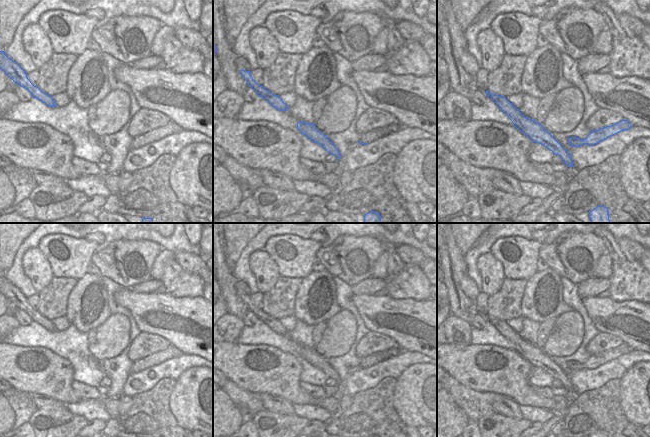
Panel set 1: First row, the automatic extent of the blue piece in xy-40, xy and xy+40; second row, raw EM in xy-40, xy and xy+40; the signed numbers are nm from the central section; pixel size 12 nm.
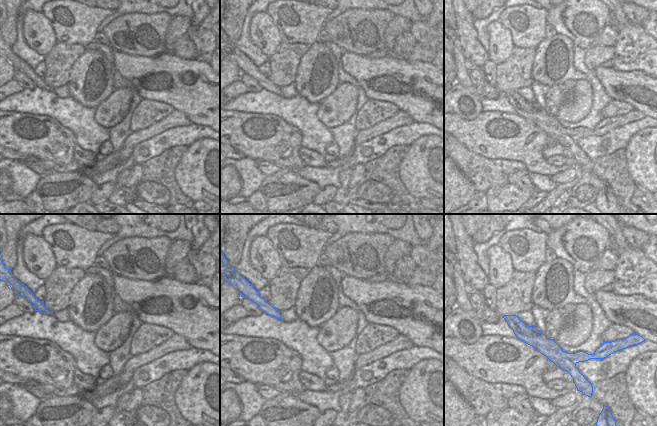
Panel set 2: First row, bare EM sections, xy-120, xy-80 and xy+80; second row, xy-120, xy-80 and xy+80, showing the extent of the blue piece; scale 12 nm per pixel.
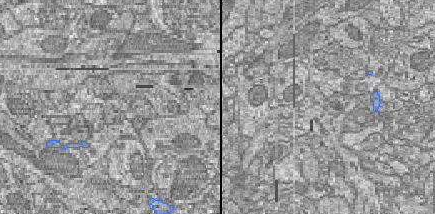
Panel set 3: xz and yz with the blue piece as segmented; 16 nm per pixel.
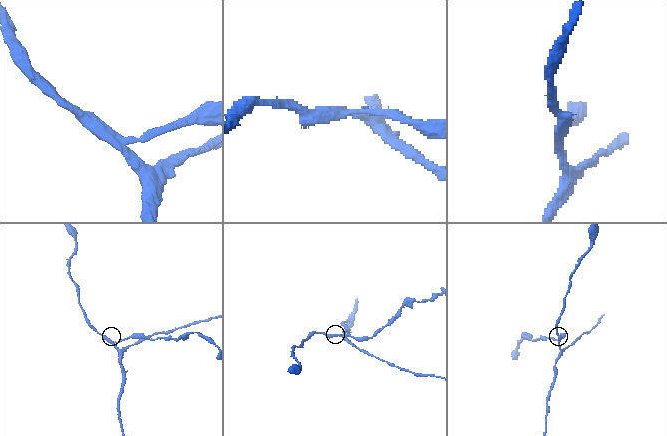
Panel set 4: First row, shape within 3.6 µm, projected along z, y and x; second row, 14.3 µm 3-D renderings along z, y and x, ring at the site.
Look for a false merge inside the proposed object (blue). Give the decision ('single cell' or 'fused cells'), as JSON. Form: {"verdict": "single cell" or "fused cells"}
{"verdict": "fused cells"}

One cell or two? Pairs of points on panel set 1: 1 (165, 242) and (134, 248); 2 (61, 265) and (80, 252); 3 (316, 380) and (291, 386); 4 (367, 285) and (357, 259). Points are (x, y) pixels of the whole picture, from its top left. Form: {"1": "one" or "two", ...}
{"1": "two", "2": "one", "3": "two", "4": "two"}

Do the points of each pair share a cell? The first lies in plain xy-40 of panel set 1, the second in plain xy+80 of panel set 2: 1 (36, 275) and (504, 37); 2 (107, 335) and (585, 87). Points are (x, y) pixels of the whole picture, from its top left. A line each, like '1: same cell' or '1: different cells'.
1: same cell
2: same cell

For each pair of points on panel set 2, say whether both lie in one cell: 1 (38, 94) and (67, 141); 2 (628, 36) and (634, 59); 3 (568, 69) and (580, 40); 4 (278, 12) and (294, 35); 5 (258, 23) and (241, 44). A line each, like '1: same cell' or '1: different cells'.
1: different cells
2: same cell
3: different cells
4: same cell
5: different cells

